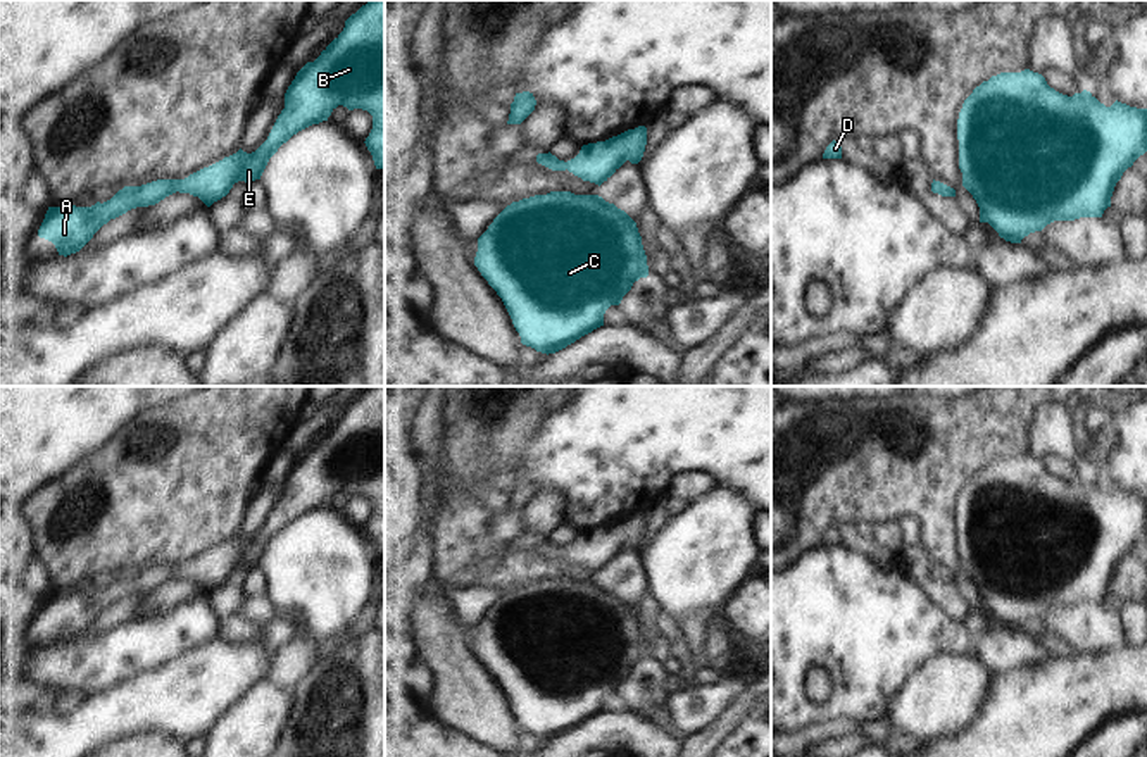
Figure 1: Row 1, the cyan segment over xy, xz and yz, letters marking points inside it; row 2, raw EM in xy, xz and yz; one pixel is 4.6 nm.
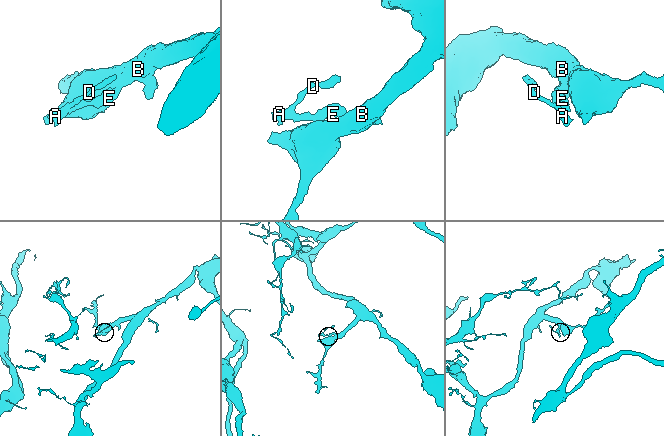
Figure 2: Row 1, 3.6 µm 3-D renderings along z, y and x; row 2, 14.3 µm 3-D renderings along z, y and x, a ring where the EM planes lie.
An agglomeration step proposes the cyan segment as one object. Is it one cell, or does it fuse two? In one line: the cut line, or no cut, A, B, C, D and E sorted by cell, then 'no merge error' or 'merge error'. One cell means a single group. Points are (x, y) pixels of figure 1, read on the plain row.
cut none; groups A B C D E; no merge error

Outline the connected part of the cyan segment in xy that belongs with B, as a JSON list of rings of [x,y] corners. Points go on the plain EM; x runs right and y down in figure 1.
[[[385,386],[362,391],[321,441],[297,459],[285,479],[285,495],[255,538],[240,535],[185,566],[124,572],[110,586],[91,593],[48,593],[38,622],[52,628],[59,641],[67,643],[79,638],[110,605],[136,593],[155,591],[176,578],[198,583],[210,593],[235,569],[260,566],[283,529],[298,517],[328,507],[338,491],[373,502],[373,516],[364,529],[376,555],[385,557]]]

